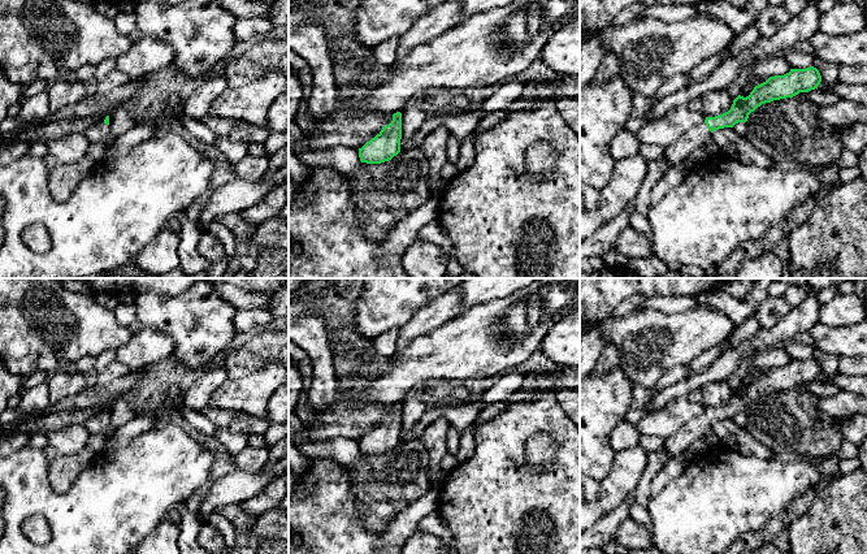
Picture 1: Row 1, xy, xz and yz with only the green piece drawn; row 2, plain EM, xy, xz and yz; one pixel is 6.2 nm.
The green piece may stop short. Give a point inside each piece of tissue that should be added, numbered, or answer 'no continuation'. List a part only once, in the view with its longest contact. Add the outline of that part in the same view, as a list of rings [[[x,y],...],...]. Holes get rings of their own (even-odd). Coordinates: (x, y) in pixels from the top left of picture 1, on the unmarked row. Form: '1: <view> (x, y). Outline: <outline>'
no continuation

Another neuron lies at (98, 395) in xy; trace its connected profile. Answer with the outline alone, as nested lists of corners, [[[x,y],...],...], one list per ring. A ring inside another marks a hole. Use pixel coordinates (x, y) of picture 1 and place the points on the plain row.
[[[142,369],[130,371],[122,378],[114,380],[105,386],[96,385],[84,388],[82,391],[69,395],[57,404],[49,403],[43,412],[56,412],[70,408],[108,407],[108,403],[112,399],[131,390],[140,375]]]

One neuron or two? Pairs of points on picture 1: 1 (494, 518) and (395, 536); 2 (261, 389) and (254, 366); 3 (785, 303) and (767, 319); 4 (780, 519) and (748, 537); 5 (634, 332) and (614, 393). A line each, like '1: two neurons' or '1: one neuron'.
1: two neurons
2: two neurons
3: one neuron
4: one neuron
5: two neurons

